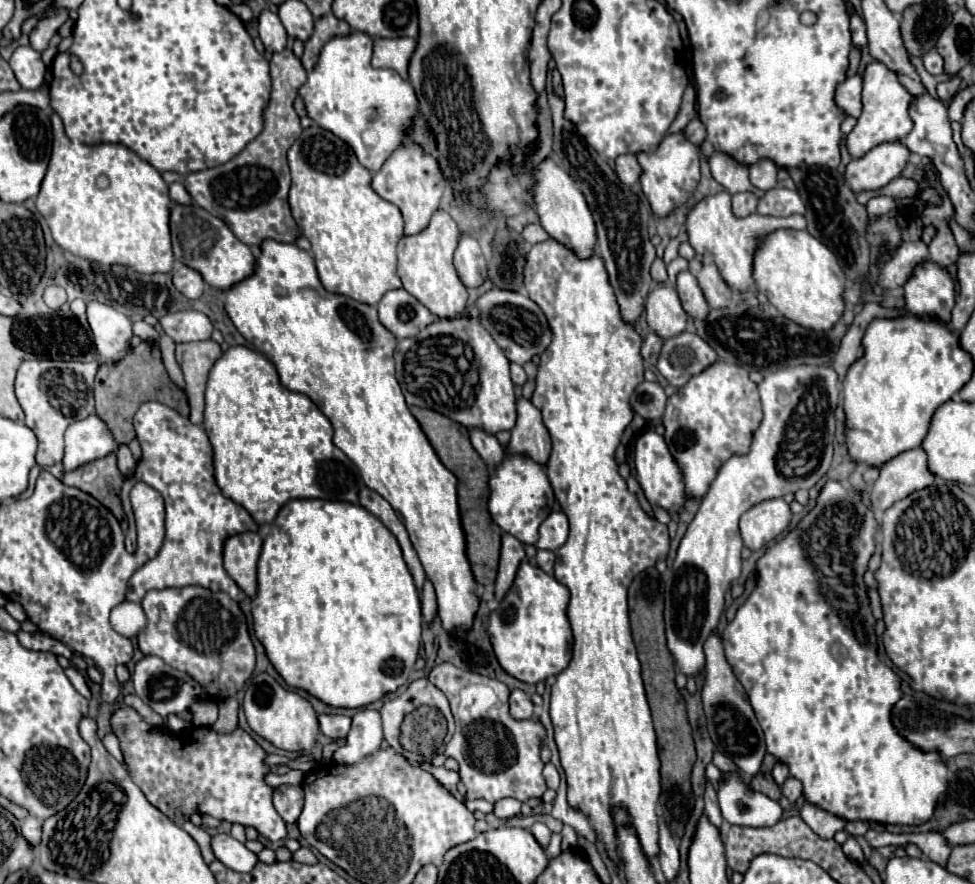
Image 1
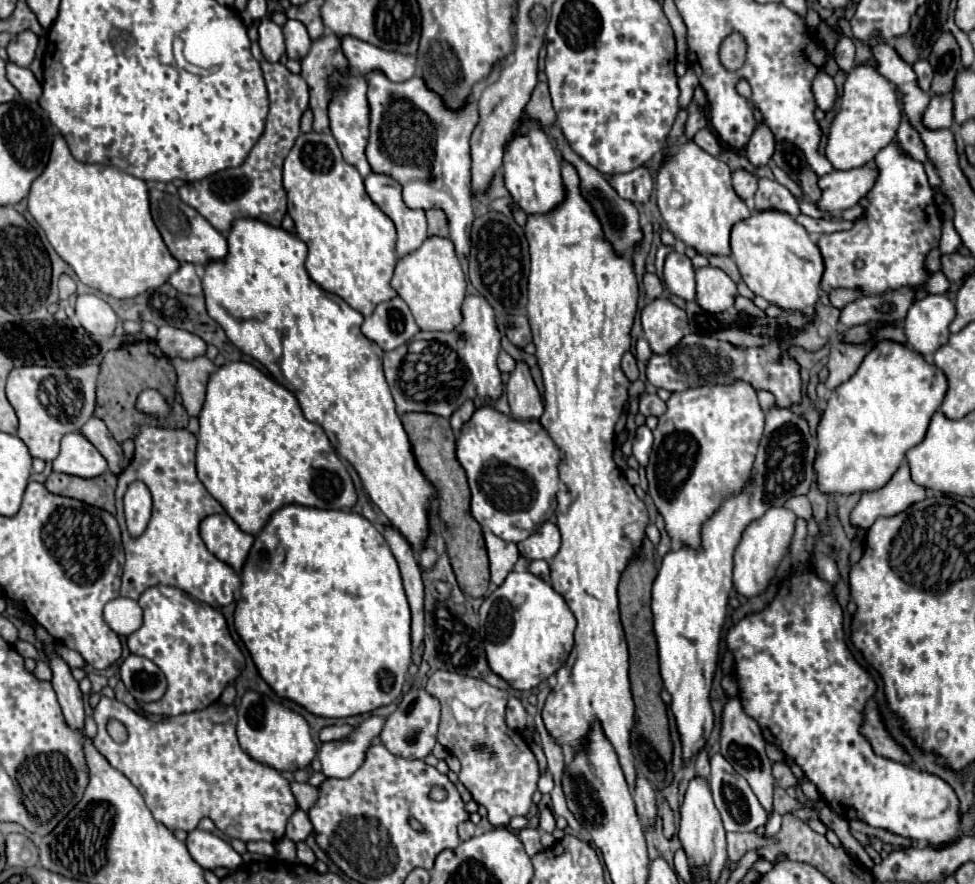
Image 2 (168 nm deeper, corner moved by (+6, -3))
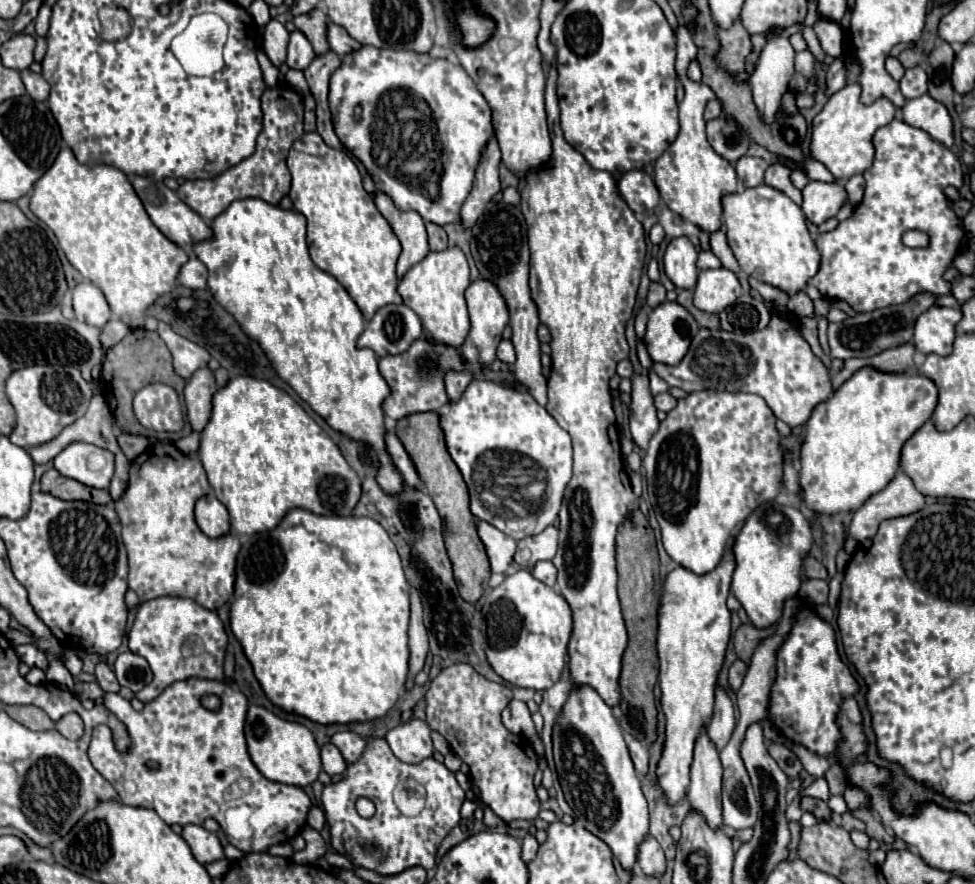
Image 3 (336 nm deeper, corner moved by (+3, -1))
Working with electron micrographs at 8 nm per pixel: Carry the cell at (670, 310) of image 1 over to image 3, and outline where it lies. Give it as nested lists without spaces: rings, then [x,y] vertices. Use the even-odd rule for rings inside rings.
[[[664,302],[658,308],[654,308],[648,318],[644,344],[654,362],[676,366],[686,356],[686,350],[690,348],[690,340],[698,330],[700,330],[698,322],[692,318],[692,314],[686,308],[682,308],[678,302]]]

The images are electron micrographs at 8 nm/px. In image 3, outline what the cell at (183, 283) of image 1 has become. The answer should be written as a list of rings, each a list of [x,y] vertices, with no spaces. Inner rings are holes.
[[[190,256],[190,260],[180,268],[178,282],[186,288],[202,290],[202,288],[206,288],[206,280],[208,280],[206,266],[196,256]]]

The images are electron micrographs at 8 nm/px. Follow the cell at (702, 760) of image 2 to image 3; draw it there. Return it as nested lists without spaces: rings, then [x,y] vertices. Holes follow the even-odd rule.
[[[716,684],[714,714],[712,714],[712,720],[708,724],[708,734],[710,734],[712,742],[718,748],[726,746],[726,742],[730,740],[730,736],[734,732],[734,726],[736,726],[736,720],[734,720],[732,700],[730,700],[728,692],[724,688],[720,688],[720,684]]]

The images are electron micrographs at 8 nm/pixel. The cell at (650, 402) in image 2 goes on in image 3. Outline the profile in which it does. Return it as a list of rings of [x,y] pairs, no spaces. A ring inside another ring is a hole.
[[[666,392],[666,394],[658,394],[654,400],[656,400],[656,408],[658,408],[658,410],[664,410],[664,412],[670,412],[670,410],[676,406],[676,402],[678,402],[678,400],[676,400],[672,394],[668,394],[668,392]]]

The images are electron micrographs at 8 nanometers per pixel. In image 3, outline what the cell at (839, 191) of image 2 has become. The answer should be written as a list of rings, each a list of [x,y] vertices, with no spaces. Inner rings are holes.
[[[810,180],[808,186],[802,190],[800,208],[812,224],[820,226],[828,218],[836,216],[844,202],[846,202],[846,192],[842,184],[838,182],[824,184],[824,182]]]

